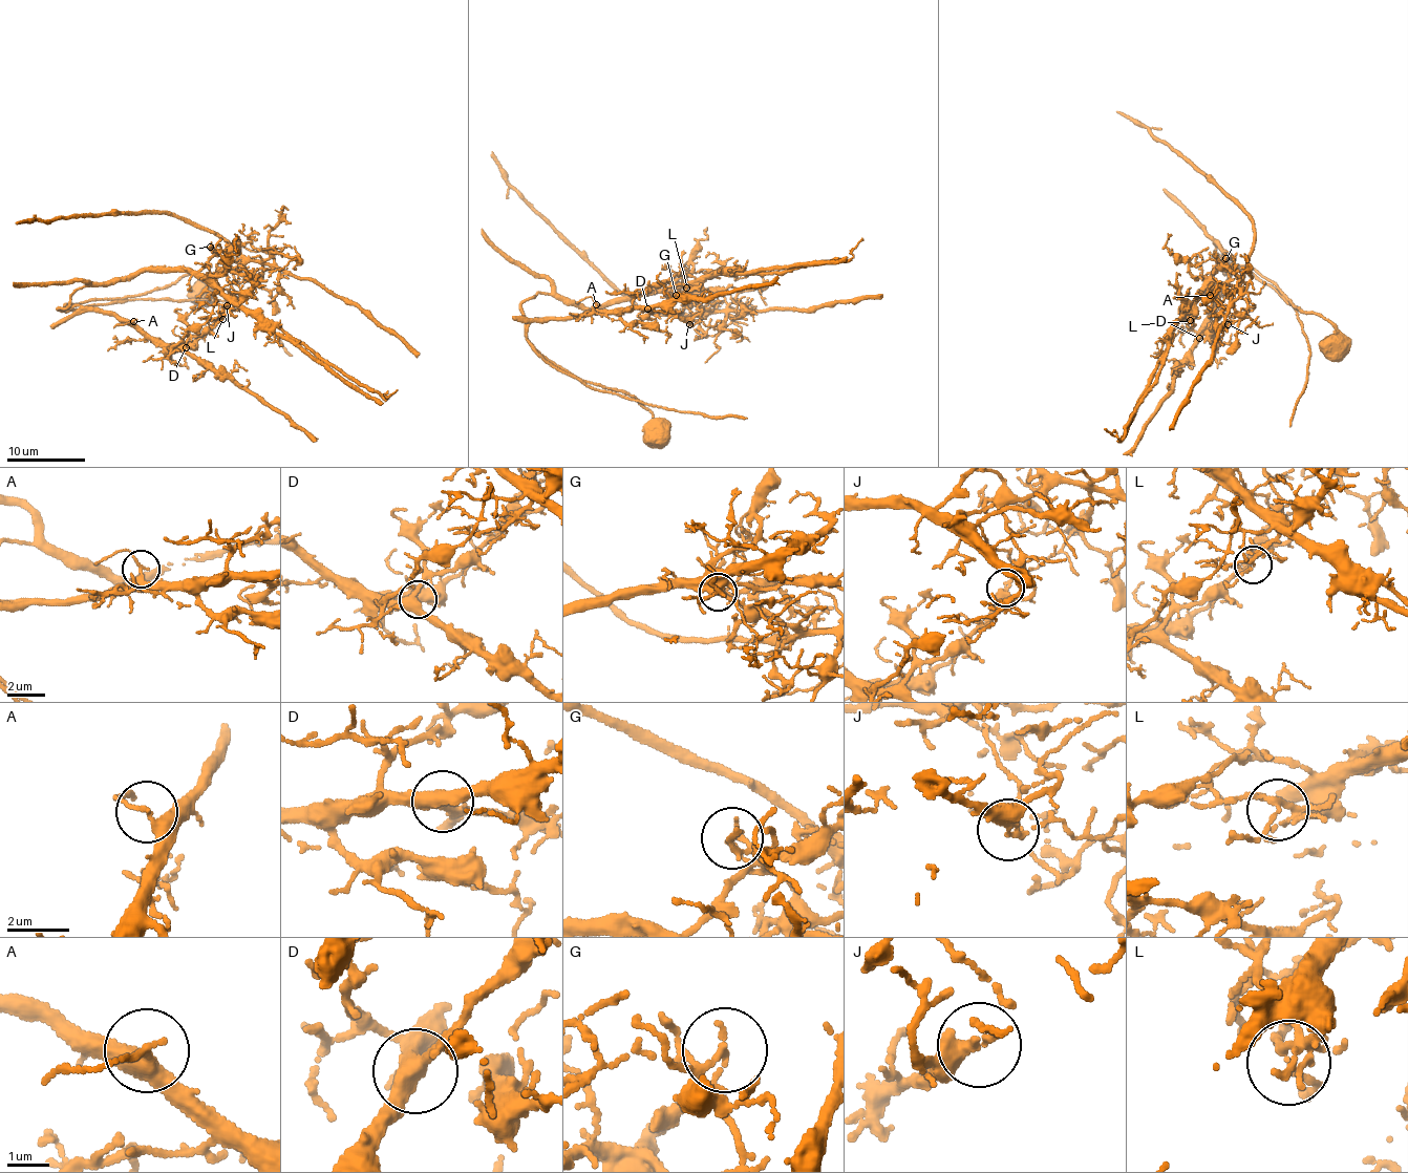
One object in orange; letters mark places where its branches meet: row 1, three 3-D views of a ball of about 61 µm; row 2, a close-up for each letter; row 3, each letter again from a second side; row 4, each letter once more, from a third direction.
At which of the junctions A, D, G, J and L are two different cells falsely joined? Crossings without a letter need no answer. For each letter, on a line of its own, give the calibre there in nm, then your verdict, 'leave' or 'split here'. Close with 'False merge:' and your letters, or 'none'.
A: 240 nm thick; leave
D: 380 nm thick; leave
G: 110 nm thick; split here
J: 360 nm thick; split here
L: 130 nm thick; leave
False merge: G, J

